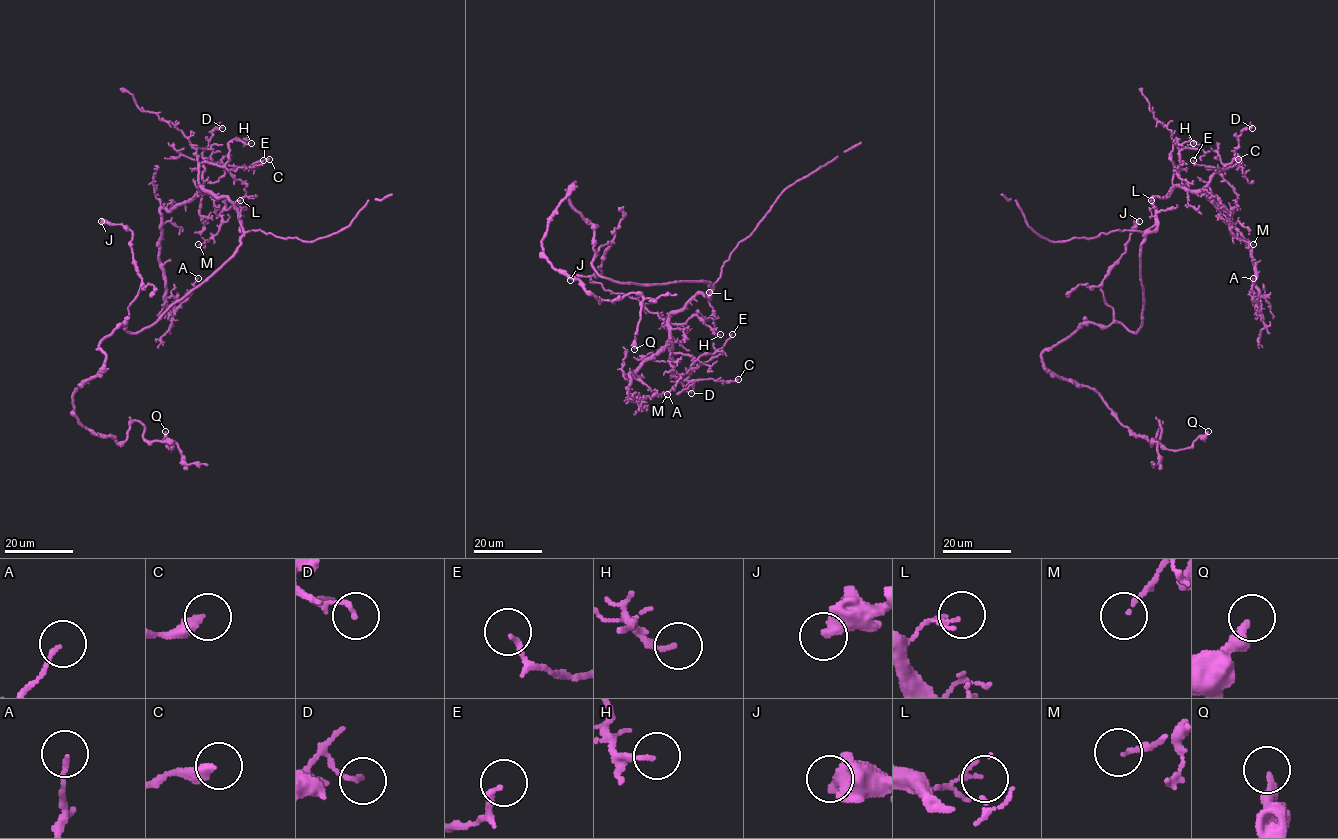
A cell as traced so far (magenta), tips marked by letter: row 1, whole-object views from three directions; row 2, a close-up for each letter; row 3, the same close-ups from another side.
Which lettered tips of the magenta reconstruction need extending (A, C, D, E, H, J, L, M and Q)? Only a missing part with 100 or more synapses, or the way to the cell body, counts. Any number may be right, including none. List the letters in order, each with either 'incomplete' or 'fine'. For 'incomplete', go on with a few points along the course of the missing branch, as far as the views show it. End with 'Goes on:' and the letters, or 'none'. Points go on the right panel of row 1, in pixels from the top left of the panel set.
A: fine
C: fine
D: fine
E: fine
H: fine
J: fine
L: fine
M: fine
Q: fine
Goes on: none

